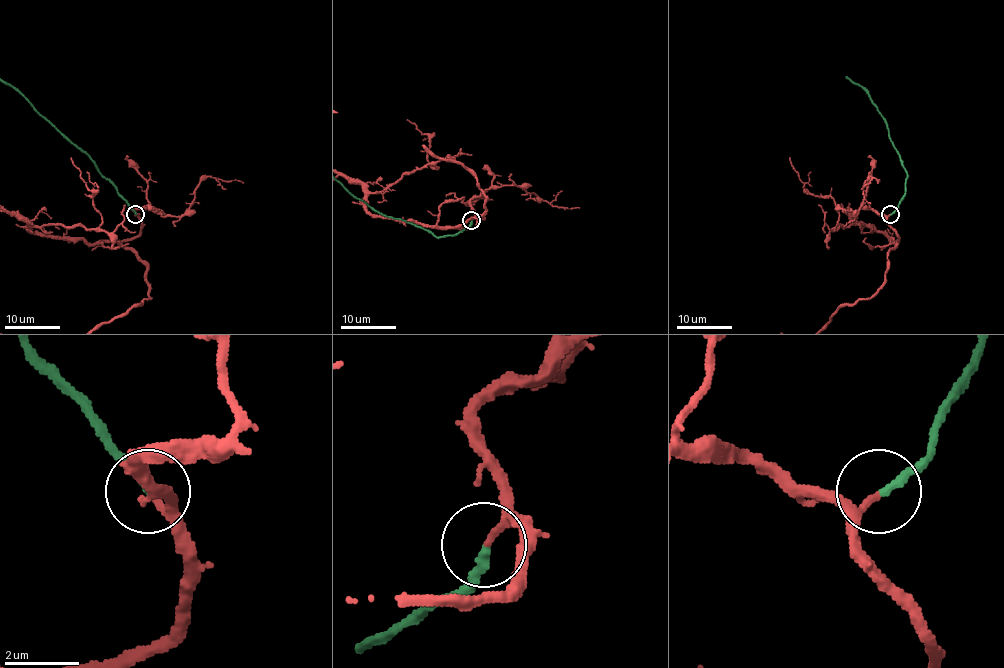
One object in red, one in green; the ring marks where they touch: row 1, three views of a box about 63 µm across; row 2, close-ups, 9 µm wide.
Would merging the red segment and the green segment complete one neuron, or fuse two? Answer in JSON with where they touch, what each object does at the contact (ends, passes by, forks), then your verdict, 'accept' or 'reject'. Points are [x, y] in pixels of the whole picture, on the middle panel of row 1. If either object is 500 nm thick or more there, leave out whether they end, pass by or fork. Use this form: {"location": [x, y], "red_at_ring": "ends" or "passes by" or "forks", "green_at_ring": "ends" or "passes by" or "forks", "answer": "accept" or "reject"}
{"location": [471, 220], "red_at_ring": "ends", "green_at_ring": "ends", "answer": "accept"}

